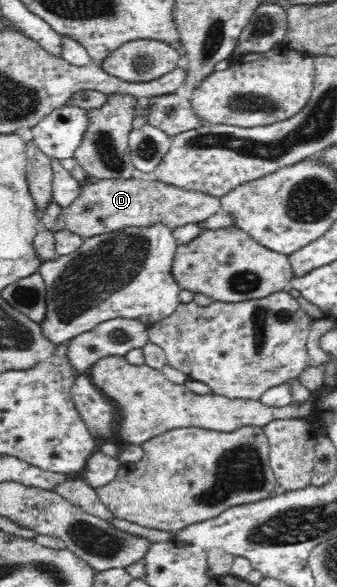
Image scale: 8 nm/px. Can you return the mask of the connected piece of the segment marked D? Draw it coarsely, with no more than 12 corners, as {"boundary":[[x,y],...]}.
{"boundary":[[157,180],[83,182],[65,229],[93,237],[221,211],[220,197]]}

